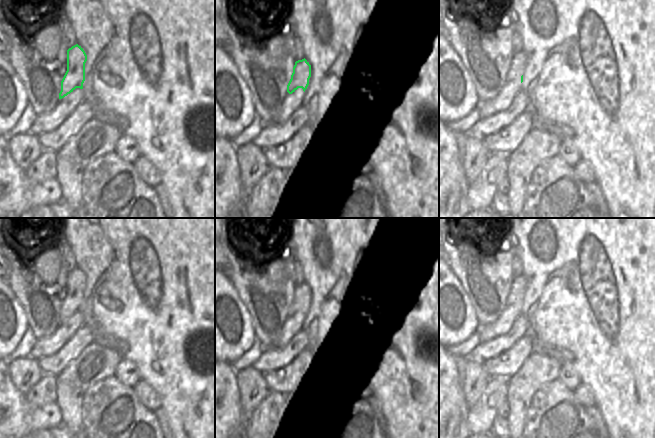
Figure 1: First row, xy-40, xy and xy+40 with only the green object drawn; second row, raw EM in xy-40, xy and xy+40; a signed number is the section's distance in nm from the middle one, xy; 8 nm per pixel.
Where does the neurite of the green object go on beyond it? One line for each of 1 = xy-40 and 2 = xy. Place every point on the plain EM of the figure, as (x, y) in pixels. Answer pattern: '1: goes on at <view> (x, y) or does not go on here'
1: does not go on here
2: does not go on here

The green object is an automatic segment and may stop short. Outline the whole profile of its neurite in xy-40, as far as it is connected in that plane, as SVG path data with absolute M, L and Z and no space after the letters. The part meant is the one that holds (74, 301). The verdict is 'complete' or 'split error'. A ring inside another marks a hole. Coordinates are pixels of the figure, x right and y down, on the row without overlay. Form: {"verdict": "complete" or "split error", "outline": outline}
{"verdict": "complete", "outline": "M78 268L67 274L67 295L61 305L59 323L64 322L76 312L83 313L87 279Z"}

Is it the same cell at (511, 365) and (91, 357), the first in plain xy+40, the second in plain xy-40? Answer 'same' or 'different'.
different

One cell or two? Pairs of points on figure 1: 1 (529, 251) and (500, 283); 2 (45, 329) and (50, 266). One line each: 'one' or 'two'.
1: two
2: one

